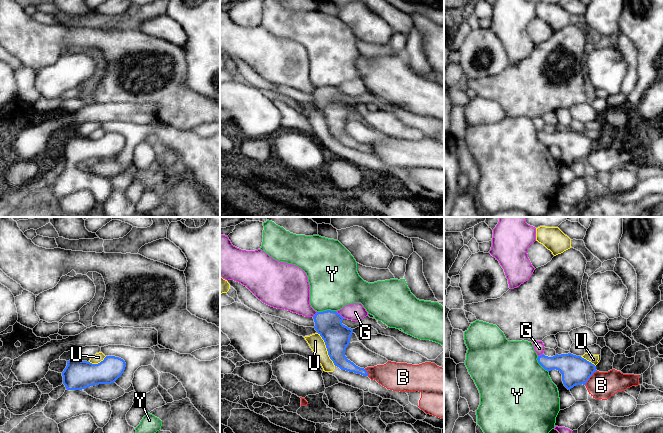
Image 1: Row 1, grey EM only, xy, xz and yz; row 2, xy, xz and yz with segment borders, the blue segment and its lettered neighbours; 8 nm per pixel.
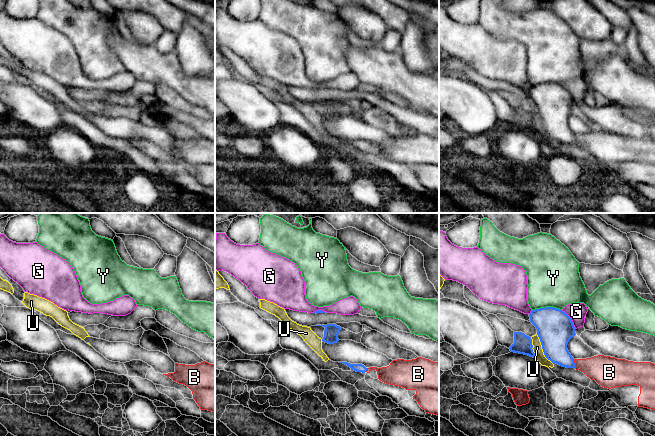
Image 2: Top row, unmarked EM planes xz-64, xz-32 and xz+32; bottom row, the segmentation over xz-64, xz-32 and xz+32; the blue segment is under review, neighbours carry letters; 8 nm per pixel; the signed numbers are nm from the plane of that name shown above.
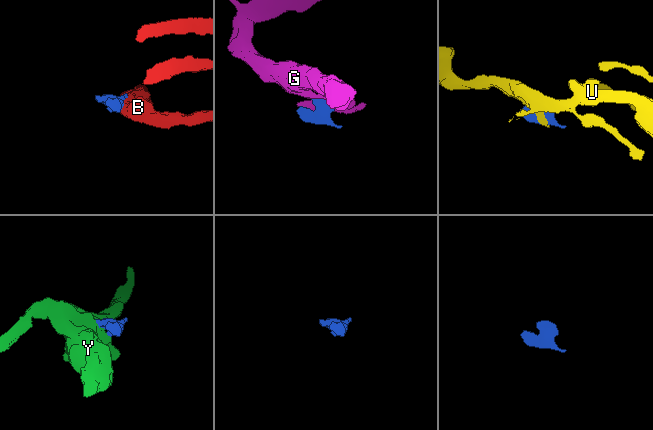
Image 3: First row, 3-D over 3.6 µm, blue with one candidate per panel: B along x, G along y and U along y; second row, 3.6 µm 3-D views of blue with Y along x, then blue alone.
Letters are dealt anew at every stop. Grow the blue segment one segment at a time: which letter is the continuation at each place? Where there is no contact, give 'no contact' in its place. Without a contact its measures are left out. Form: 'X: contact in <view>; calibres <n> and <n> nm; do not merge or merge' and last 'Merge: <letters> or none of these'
B: contact in yz; calibres 240 and 220 nm; do not merge
G: contact in xz; calibres 220 and 140 nm; do not merge
U: contact in xz; calibres 220 and 120 nm; do not merge
Y: contact in xz; calibres 220 and 400 nm; do not merge
Merge: none of these

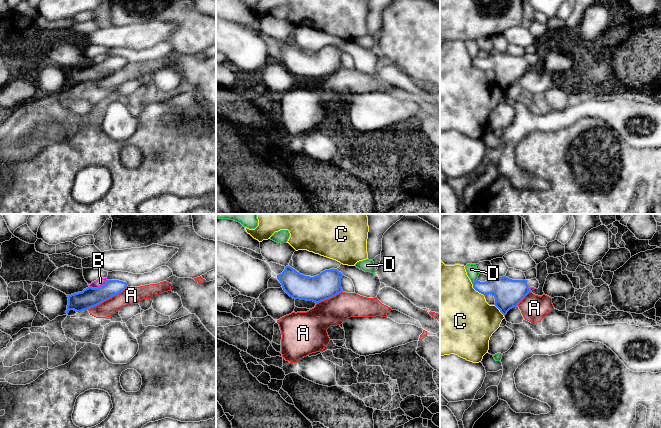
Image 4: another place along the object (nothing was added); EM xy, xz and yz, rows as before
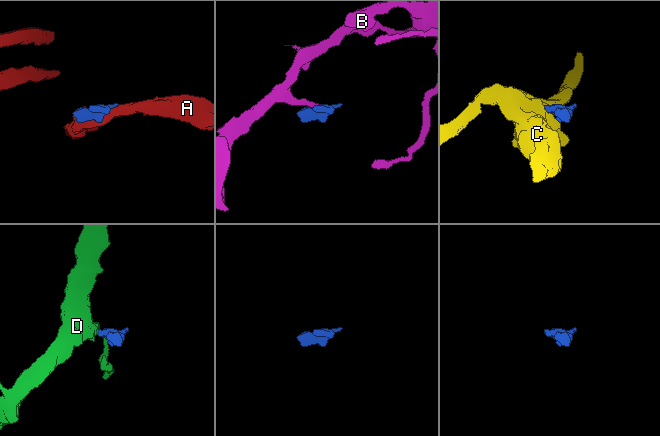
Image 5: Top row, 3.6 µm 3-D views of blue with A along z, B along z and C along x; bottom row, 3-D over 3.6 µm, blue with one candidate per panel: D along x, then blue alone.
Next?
A: contact in xy; calibres 160 and 140 nm; do not merge
B: contact in xy; calibres 160 and 70 nm; do not merge
C: contact in yz; calibres 240 and 480 nm; do not merge
D: contact in yz; calibres 200 and 90 nm; do not merge
Merge: none of these

